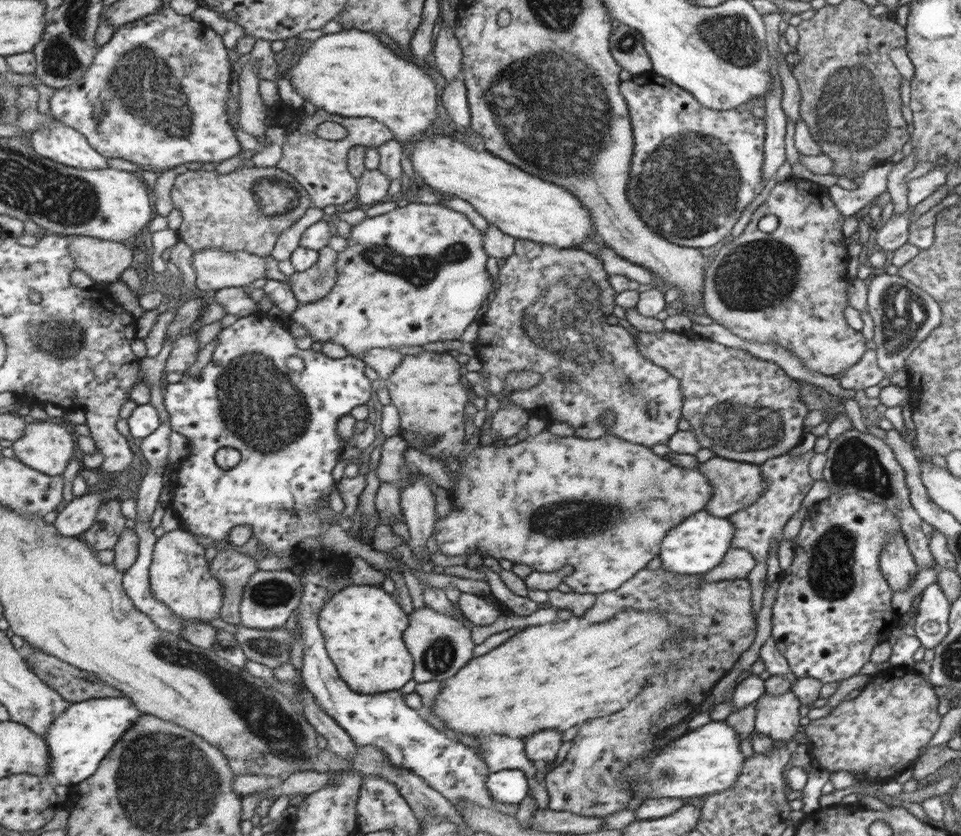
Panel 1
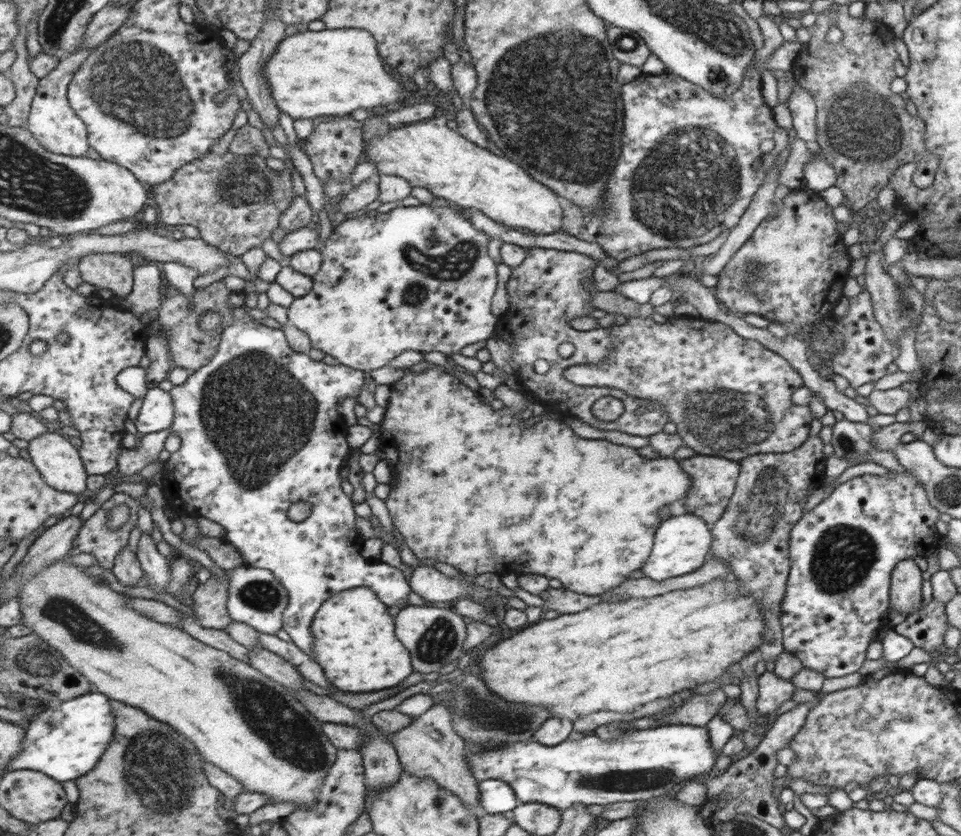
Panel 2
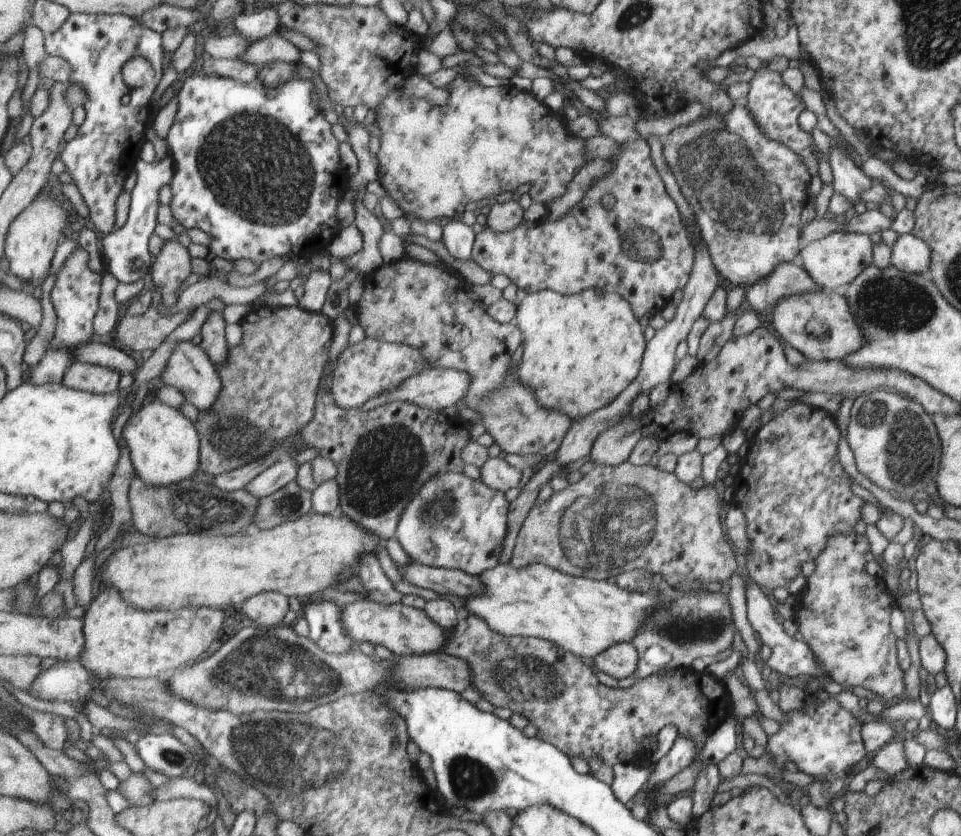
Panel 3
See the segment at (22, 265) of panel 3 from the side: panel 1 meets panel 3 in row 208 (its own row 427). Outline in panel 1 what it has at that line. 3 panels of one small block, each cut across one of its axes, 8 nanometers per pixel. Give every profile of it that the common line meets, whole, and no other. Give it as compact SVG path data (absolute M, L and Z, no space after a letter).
M51 420L29 423L24 435L11 446L14 455L27 466L48 475L61 475L75 454L73 434Z

